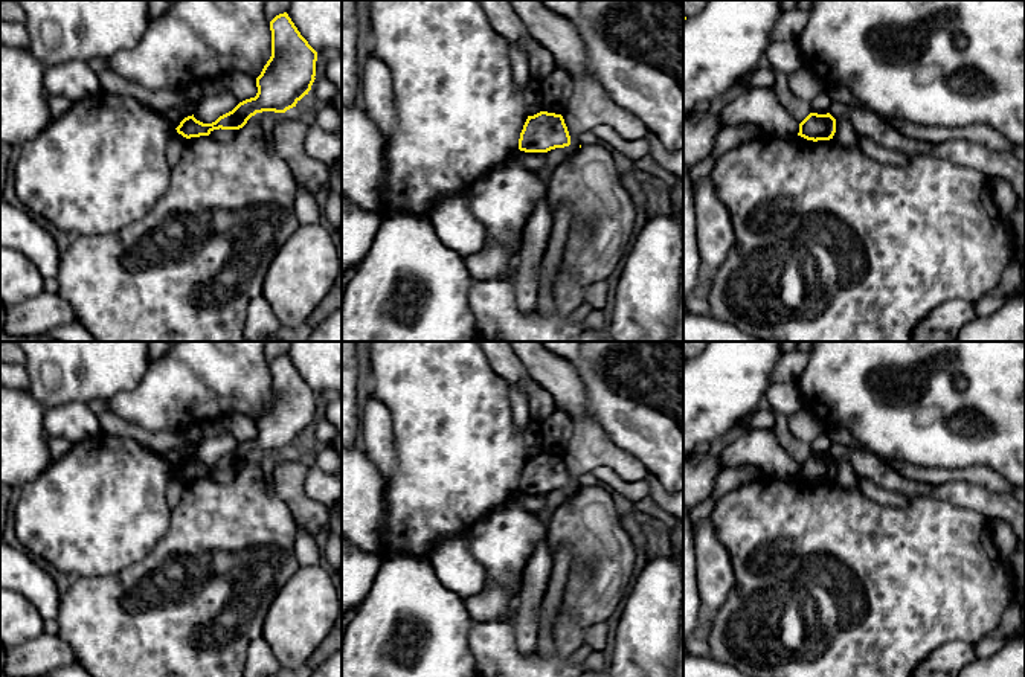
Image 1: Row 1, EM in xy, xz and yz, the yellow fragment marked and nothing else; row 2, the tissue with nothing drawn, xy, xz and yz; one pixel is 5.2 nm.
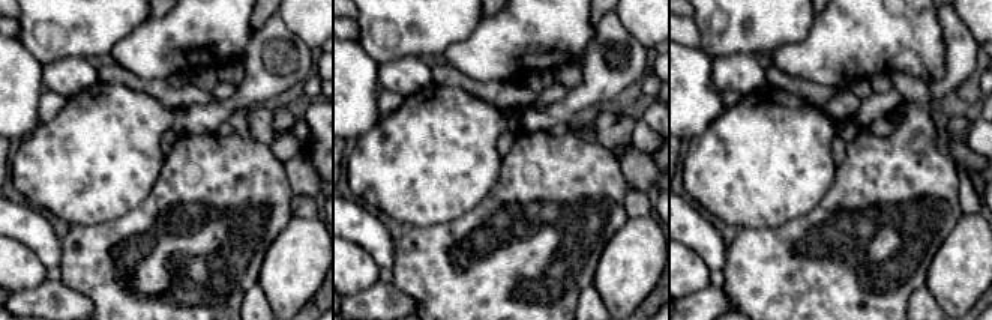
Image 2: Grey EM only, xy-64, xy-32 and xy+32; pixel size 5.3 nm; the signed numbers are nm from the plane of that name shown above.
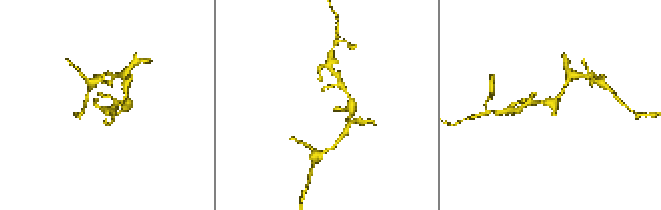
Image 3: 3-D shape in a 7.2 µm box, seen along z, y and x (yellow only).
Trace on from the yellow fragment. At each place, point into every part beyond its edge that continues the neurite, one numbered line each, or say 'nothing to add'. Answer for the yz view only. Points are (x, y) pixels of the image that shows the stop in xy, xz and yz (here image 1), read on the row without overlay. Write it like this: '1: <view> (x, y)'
nothing to add

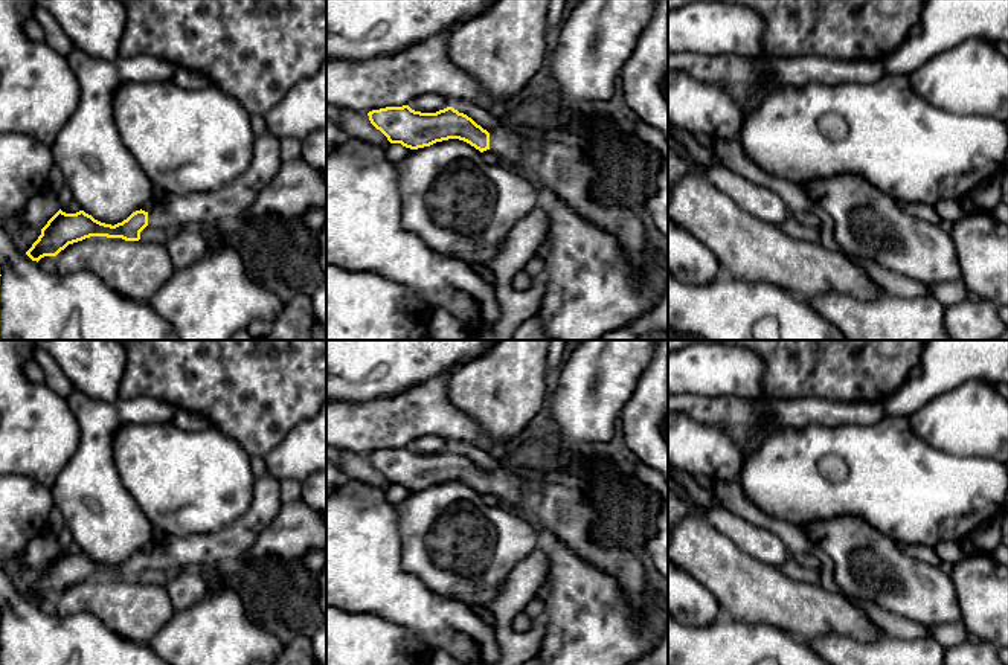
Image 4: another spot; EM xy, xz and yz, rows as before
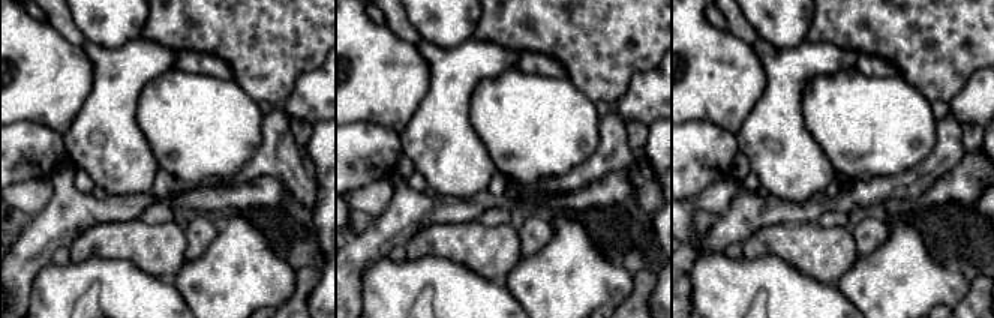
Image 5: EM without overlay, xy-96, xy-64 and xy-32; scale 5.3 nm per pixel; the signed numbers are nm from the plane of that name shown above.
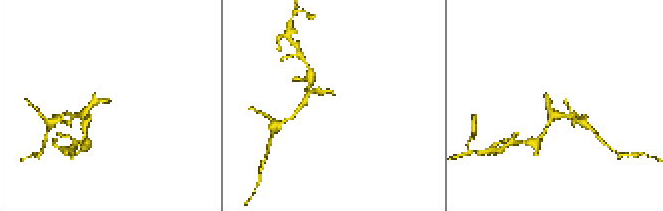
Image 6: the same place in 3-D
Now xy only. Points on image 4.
1: xy (214, 552)

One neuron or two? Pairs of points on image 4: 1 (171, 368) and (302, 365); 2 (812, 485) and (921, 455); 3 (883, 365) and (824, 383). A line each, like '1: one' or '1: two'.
1: one
2: one
3: one

